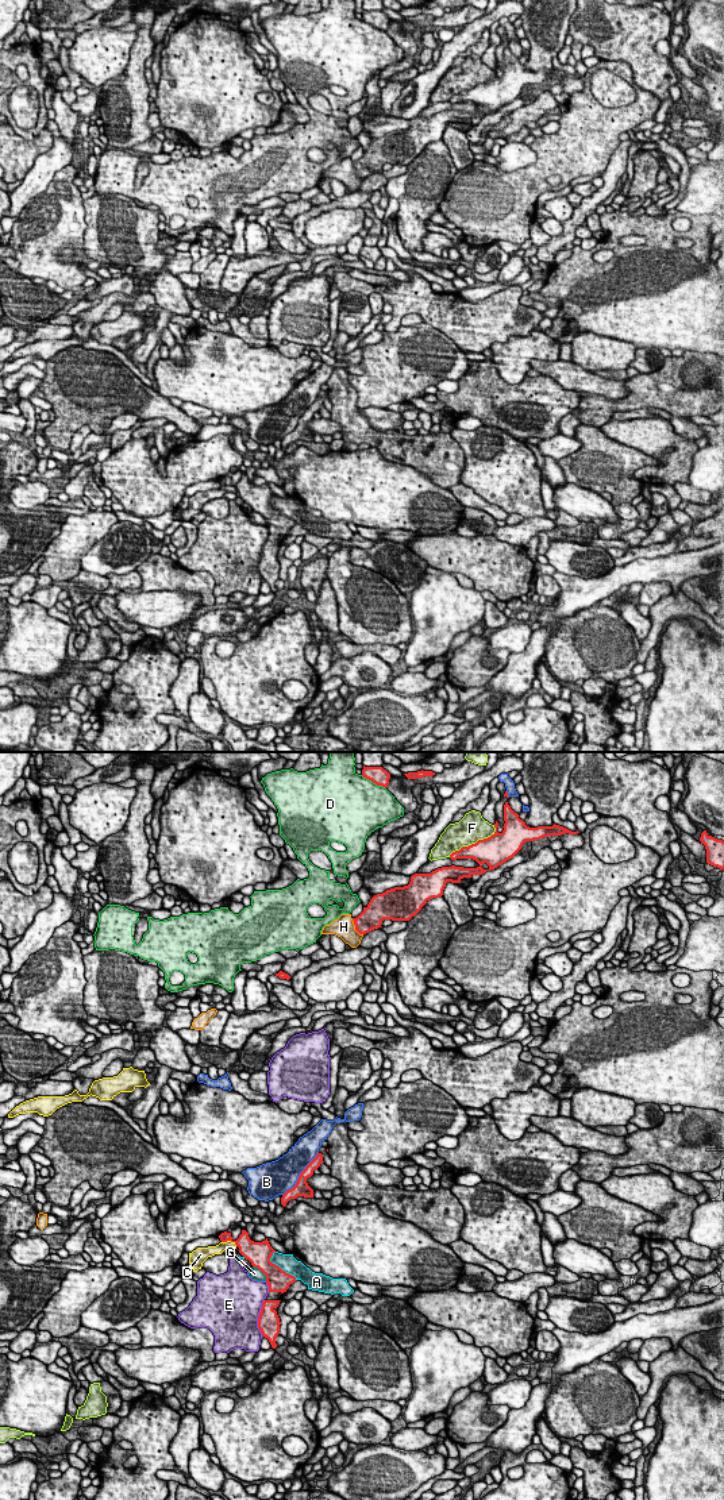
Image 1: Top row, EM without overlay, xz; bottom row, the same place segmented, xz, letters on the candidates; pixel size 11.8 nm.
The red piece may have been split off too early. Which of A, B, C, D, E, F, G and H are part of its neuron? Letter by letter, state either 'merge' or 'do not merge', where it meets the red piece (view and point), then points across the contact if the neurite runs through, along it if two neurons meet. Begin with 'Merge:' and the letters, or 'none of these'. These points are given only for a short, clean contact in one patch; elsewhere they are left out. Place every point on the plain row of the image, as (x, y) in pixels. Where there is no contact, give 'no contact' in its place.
Merge: none of these
A: do not merge; contact xz (277, 509)
B: do not merge; contact xz (300, 417)
C: do not merge; contact xz (230, 484); border xz (222, 485), (233, 485), (237, 489)
D: do not merge; contact xz (373, 26)
E: do not merge; contact xz (258, 562)
F: do not merge; contact xz (476, 87)
G: do not merge; contact xz (261, 515); border xz (253, 509), (266, 524)
H: do not merge; contact xz (355, 172)

